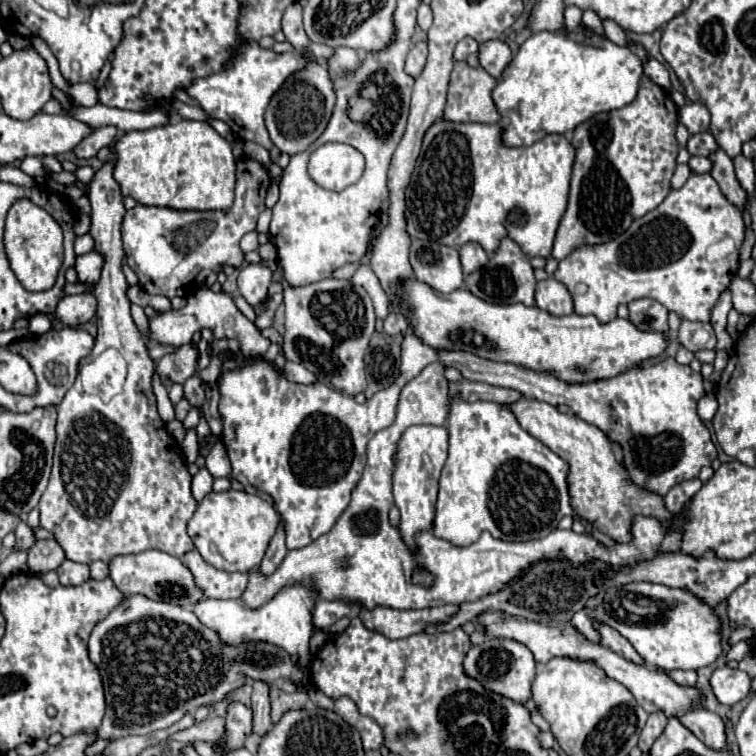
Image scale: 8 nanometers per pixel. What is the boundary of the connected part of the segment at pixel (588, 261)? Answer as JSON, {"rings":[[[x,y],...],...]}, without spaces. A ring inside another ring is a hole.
{"rings":[[[691,175],[681,189],[673,189],[667,199],[649,211],[647,215],[635,219],[631,227],[617,239],[595,245],[581,247],[571,257],[559,263],[559,269],[553,273],[561,281],[575,305],[577,315],[595,315],[599,323],[613,321],[617,317],[617,305],[629,303],[633,299],[649,297],[665,305],[669,311],[677,313],[681,319],[707,323],[711,319],[711,309],[717,303],[719,295],[729,287],[731,279],[739,267],[739,247],[745,237],[745,221],[741,211],[731,205],[717,181],[711,175]]]}

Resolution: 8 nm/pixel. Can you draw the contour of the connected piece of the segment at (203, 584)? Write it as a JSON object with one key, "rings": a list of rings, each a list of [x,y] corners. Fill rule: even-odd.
{"rings":[[[195,549],[191,553],[185,553],[181,561],[183,565],[187,565],[187,569],[191,569],[195,577],[195,585],[203,589],[205,597],[239,599],[247,587],[247,573],[229,573],[215,569]]]}

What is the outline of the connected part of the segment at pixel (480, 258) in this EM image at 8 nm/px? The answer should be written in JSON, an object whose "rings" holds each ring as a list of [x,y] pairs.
{"rings":[[[465,243],[459,249],[459,253],[461,253],[461,265],[463,265],[463,273],[465,275],[467,273],[473,273],[475,269],[483,267],[489,261],[485,249],[479,243]]]}

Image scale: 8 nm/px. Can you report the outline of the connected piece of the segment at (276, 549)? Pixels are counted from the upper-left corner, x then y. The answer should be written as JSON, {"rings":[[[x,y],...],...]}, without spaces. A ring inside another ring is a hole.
{"rings":[[[281,521],[281,523],[279,523],[279,529],[277,529],[277,533],[273,535],[271,545],[269,545],[269,549],[267,549],[267,553],[265,553],[263,561],[261,561],[261,571],[263,571],[265,575],[271,575],[271,573],[281,565],[281,561],[283,561],[285,555],[287,555],[285,529],[283,529],[283,521]]]}

